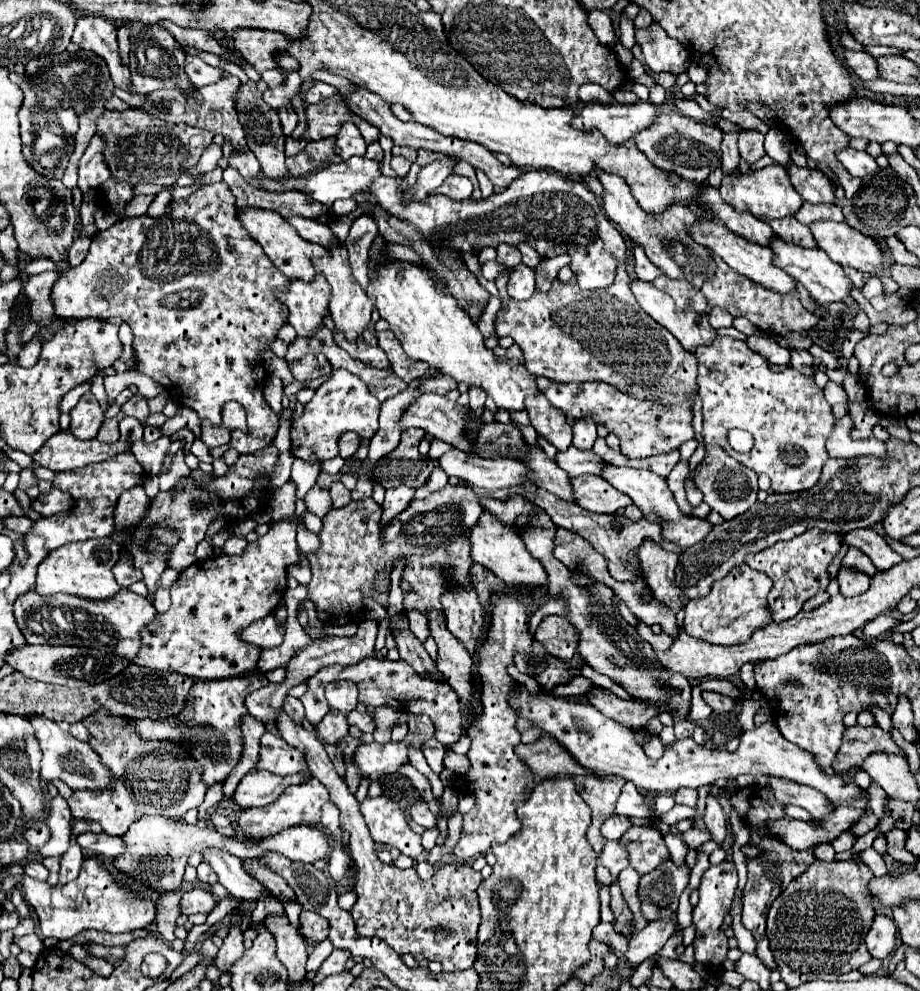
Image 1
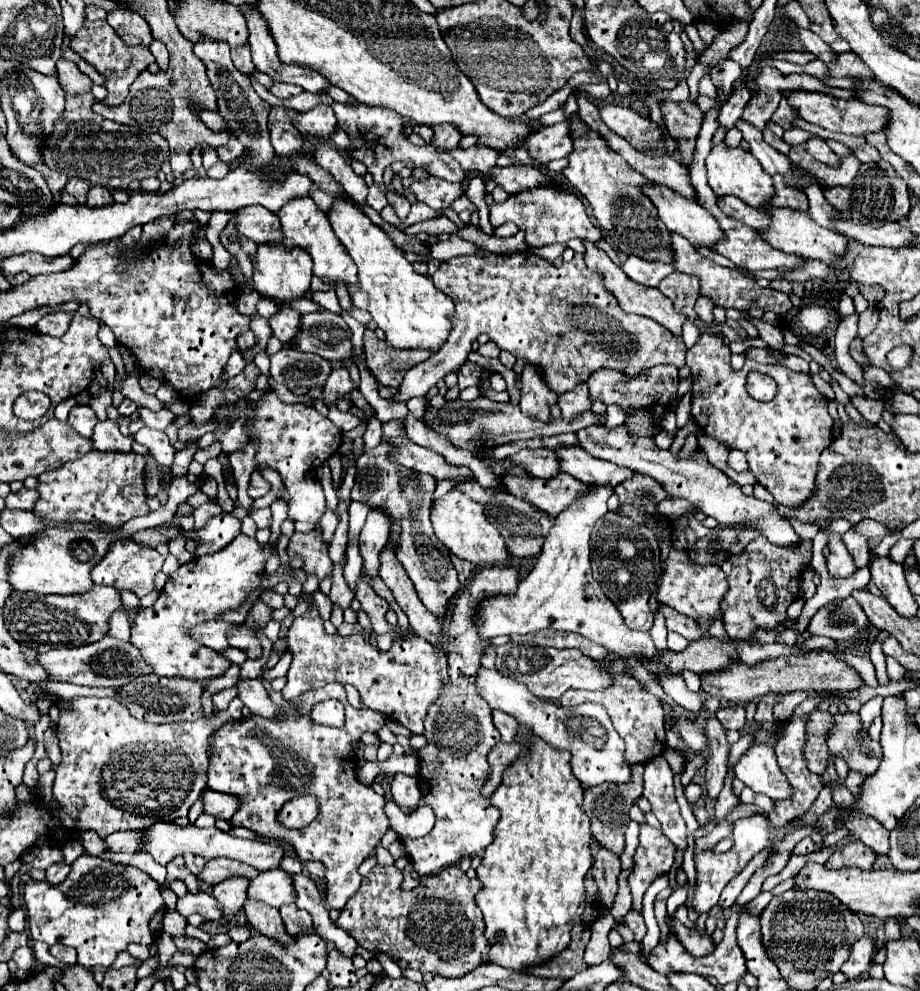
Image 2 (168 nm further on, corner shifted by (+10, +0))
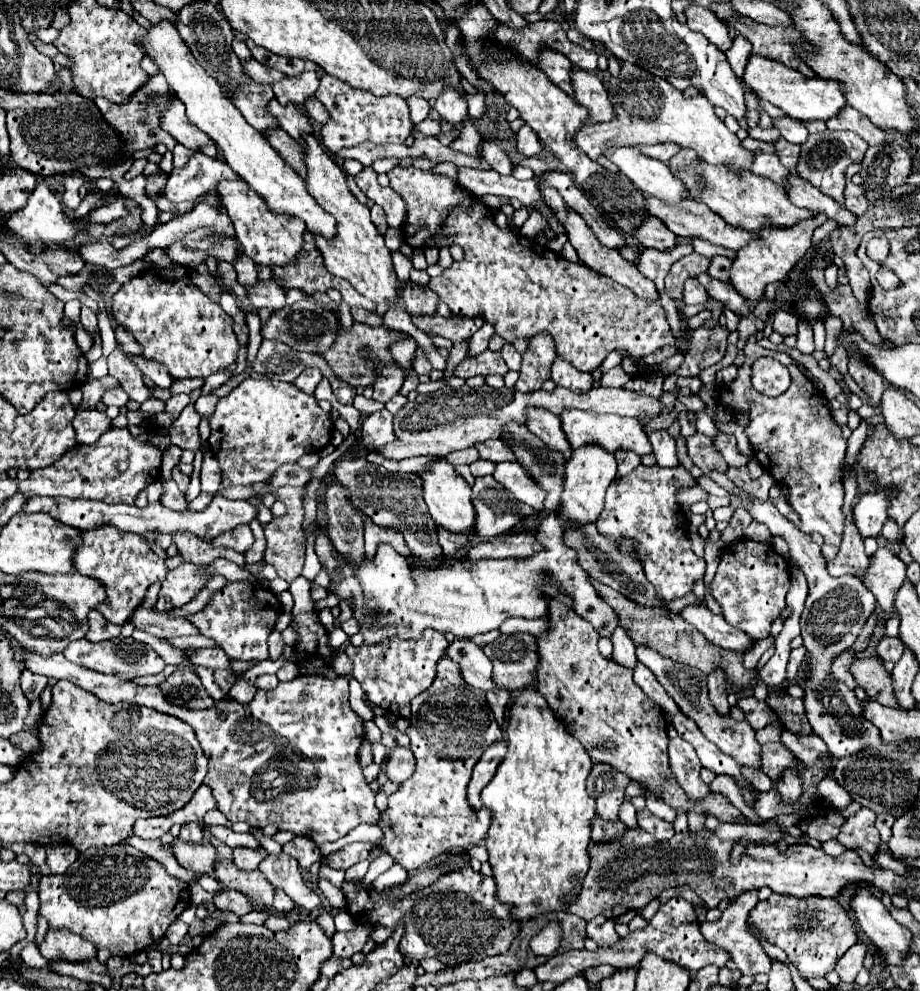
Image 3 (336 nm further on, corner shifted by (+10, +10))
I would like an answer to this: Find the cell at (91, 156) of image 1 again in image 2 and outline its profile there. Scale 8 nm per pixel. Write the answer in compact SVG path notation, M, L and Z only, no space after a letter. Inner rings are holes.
M70 178L64 190L66 190L68 194L72 194L80 204L84 204L84 202L86 202L86 194L88 194L88 188L90 188L90 186L92 186L92 184L90 184L90 182L86 182L86 180Z

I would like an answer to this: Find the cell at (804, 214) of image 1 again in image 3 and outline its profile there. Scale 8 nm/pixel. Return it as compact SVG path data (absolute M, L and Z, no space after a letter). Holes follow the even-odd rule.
M754 150L754 162L752 162L752 172L758 176L766 176L776 184L782 184L782 180L788 176L788 170L780 164L776 154L770 152L762 152L762 150Z

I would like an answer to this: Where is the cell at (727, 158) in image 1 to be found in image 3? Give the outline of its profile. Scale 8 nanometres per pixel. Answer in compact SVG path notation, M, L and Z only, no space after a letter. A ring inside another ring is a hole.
M736 36L732 48L726 52L728 62L730 62L730 66L732 66L732 70L734 70L734 74L736 74L738 78L740 78L742 72L744 72L744 66L746 66L746 60L748 60L750 52L752 52L752 46L750 46L750 42L746 42L746 38L742 38L742 36Z

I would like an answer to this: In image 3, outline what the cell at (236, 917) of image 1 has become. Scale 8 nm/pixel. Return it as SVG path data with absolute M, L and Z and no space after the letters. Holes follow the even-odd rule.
M244 846L234 848L234 864L242 870L254 870L268 856L266 850L250 850Z

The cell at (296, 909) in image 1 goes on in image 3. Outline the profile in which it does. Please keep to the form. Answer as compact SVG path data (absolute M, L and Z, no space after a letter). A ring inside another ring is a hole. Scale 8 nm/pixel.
M270 854L260 862L260 872L274 888L282 888L298 906L314 910L320 906L320 896L304 882L298 872L298 862L288 854Z

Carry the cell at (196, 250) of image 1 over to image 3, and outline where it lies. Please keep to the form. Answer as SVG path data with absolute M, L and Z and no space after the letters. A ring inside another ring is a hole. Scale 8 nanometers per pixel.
M174 266L166 270L146 270L140 276L132 278L128 284L120 288L120 292L114 294L112 316L118 324L122 324L134 334L134 338L144 348L144 358L164 364L174 380L208 378L210 374L224 370L236 360L238 342L232 330L232 316L228 316L218 304L210 302L210 298L192 284L190 272L184 266Z

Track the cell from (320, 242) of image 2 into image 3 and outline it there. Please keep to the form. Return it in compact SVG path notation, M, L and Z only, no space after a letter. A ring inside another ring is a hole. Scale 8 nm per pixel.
M162 20L158 24L152 24L146 34L138 38L138 42L144 46L146 56L150 56L150 60L166 76L166 82L174 90L178 100L184 102L188 120L216 142L222 158L230 164L230 168L234 168L234 172L244 182L248 182L250 188L254 188L274 212L302 218L312 234L322 234L326 238L332 238L336 234L334 218L314 202L314 198L306 192L304 180L298 178L298 174L276 154L276 150L266 142L266 138L258 130L254 130L242 118L242 114L238 114L236 106L226 100L226 94L222 92L218 82L210 78L206 70L196 62L194 54L182 42L172 22Z

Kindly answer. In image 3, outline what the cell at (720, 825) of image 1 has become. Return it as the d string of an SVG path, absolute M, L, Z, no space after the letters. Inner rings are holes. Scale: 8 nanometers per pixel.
M720 668L710 672L710 676L708 676L708 692L710 692L710 700L712 700L714 708L718 710L718 714L726 716L730 712L730 704L726 700L726 696L728 696L728 680L726 680L726 674Z

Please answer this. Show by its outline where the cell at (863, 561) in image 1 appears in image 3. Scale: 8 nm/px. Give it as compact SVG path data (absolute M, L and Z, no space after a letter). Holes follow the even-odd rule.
M878 490L864 494L858 506L854 508L854 522L864 538L880 534L882 524L888 518L890 494L894 494L894 490Z

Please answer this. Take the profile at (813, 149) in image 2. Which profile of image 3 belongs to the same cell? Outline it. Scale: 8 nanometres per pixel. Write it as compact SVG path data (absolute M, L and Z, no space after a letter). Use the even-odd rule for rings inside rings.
M778 116L778 118L774 118L774 128L778 128L778 132L780 132L780 136L782 136L784 140L794 142L794 144L802 144L802 142L806 142L806 138L808 138L806 126L804 126L802 122L798 122L798 120L788 118L788 116Z

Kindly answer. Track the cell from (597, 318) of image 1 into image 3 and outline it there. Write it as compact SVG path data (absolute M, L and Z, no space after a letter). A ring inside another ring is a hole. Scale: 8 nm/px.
M396 166L388 172L388 178L390 188L398 192L406 202L406 220L402 226L404 238L414 238L418 232L426 230L430 232L430 236L428 240L424 240L424 248L434 248L434 240L452 240L464 250L462 260L454 262L448 270L444 270L442 276L430 278L428 284L428 288L434 290L452 312L486 318L486 322L492 322L496 326L496 334L502 336L506 342L514 342L520 338L528 340L534 334L548 330L556 342L558 356L582 372L590 372L600 366L606 354L610 354L612 350L626 350L634 358L644 358L666 344L674 344L666 314L658 302L646 302L644 298L634 296L632 290L616 284L614 280L606 276L598 278L584 264L572 264L560 254L554 254L546 246L522 234L498 228L490 208L458 182L436 172L416 170L414 166Z

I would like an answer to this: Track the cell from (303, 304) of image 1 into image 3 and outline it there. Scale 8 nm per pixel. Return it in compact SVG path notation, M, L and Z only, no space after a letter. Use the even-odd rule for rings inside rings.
M242 180L220 182L218 194L222 206L226 208L236 228L236 238L242 244L246 256L250 256L256 264L264 266L286 266L296 258L304 242L302 240L302 234L306 230L304 222L298 222L298 218L286 218L286 214L270 214L270 210L266 210L266 202L262 202L262 196L256 194Z

